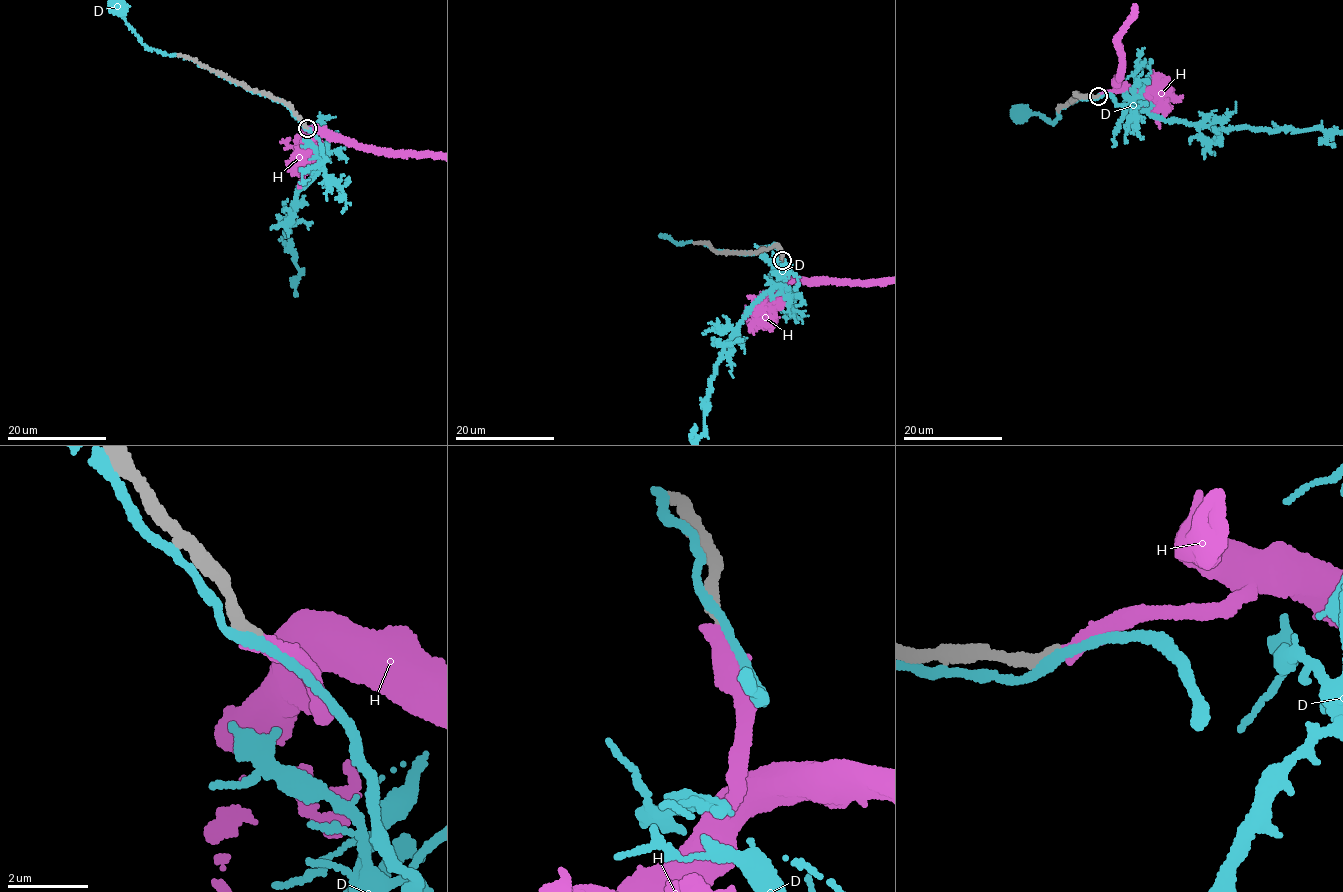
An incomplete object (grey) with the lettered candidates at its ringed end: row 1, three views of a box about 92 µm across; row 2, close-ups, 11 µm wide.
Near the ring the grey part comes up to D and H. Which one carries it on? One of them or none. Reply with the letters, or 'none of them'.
none of them

